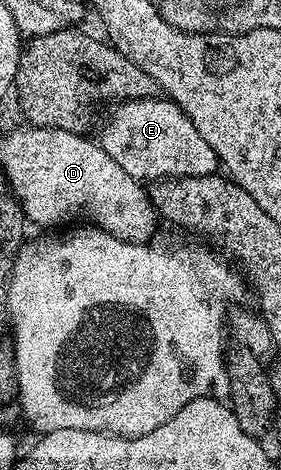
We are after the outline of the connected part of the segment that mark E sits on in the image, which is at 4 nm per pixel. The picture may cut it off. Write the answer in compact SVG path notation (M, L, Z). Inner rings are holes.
M169 98L125 100L114 105L115 113L97 136L105 154L113 158L126 174L140 182L160 178L210 176L220 167L213 146L201 138L197 126Z

